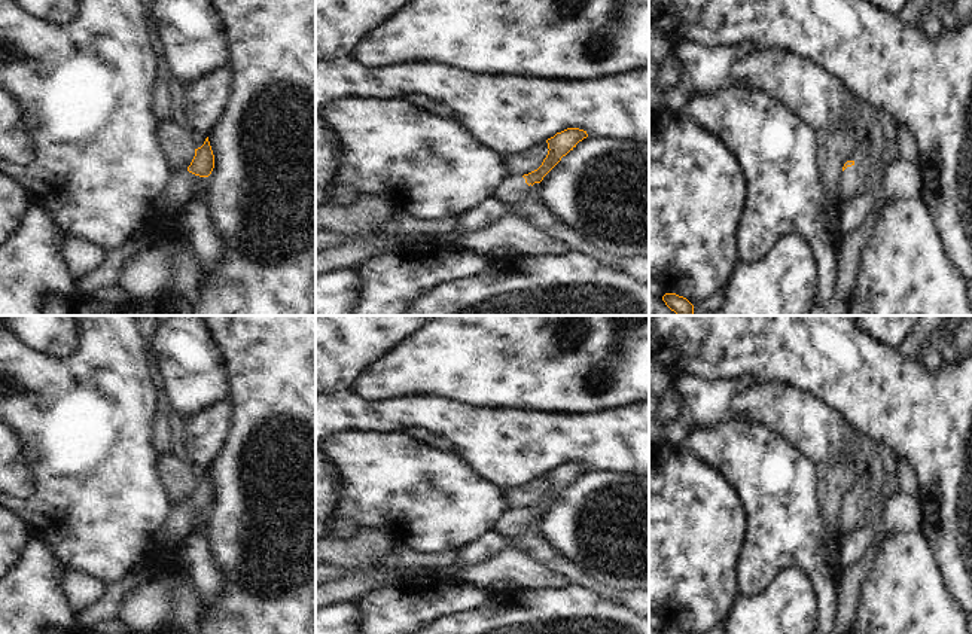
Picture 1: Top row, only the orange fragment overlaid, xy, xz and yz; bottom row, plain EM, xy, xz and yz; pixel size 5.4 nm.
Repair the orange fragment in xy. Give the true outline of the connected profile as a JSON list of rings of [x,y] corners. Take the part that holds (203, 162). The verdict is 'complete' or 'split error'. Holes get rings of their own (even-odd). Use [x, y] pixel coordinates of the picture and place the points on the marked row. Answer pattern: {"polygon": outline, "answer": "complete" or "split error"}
{"polygon": [[[205,138],[204,144],[195,149],[195,156],[186,170],[173,171],[165,192],[159,195],[150,205],[149,217],[170,217],[174,211],[192,201],[194,188],[199,177],[208,177],[214,168],[214,155]]], "answer": "split error"}

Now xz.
{"polygon": [[[567,128],[548,138],[546,143],[549,150],[542,165],[524,176],[506,176],[496,190],[496,198],[506,205],[508,211],[511,211],[514,205],[524,201],[525,193],[534,183],[540,183],[543,177],[561,161],[561,158],[586,137],[588,134],[583,129]]], "answer": "split error"}

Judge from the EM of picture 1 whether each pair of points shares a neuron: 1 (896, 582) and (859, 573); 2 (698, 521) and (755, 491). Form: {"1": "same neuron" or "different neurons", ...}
{"1": "different neurons", "2": "different neurons"}

